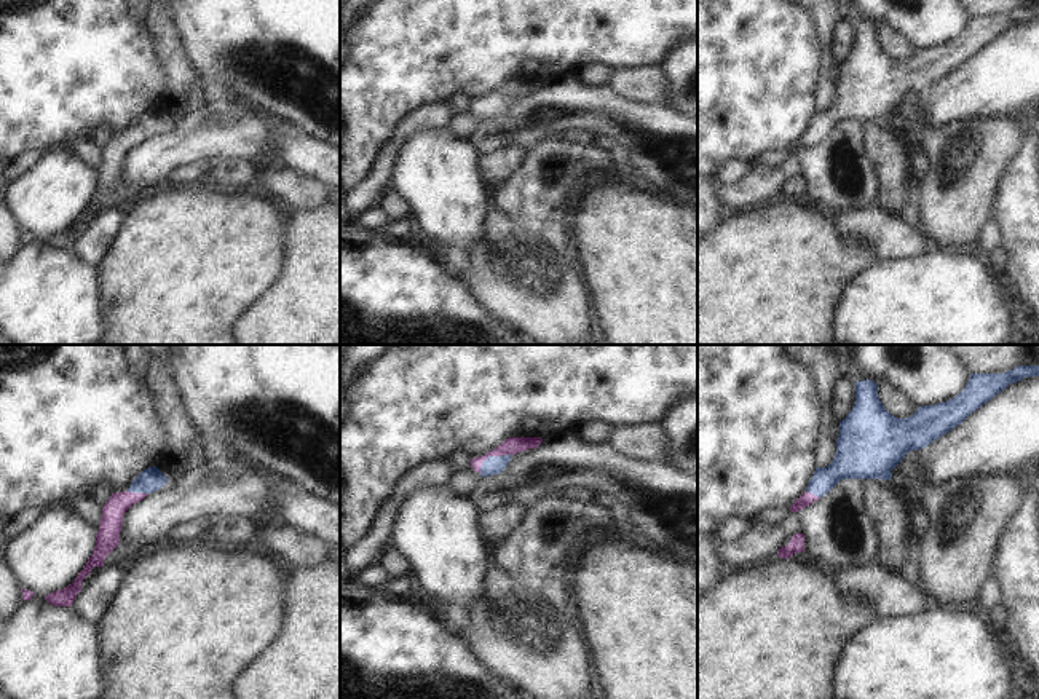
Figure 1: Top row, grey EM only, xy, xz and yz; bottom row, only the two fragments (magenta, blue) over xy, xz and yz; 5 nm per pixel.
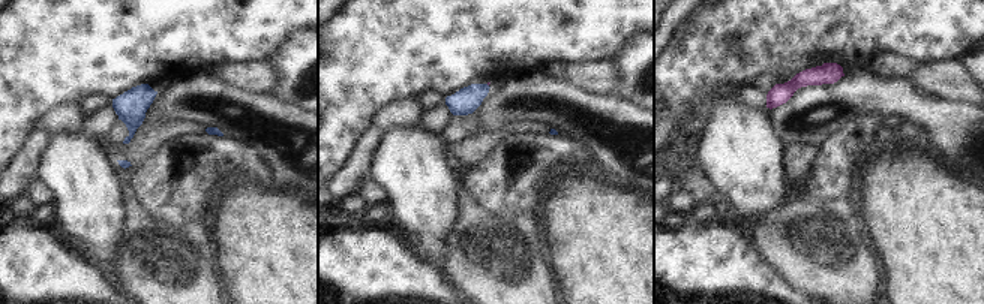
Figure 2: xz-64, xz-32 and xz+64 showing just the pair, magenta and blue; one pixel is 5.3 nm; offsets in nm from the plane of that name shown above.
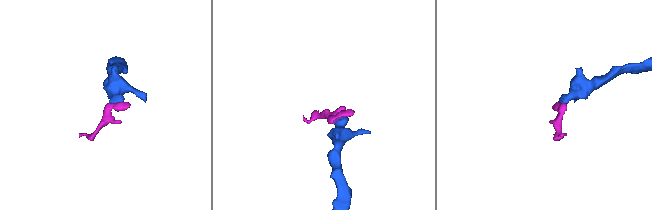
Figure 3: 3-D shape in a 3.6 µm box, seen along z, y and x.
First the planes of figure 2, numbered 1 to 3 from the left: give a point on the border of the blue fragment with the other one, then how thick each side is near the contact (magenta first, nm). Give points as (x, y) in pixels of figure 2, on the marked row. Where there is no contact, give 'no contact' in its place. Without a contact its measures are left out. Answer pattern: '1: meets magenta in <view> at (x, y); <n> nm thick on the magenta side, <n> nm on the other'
1: no contact
2: no contact
3: no contact

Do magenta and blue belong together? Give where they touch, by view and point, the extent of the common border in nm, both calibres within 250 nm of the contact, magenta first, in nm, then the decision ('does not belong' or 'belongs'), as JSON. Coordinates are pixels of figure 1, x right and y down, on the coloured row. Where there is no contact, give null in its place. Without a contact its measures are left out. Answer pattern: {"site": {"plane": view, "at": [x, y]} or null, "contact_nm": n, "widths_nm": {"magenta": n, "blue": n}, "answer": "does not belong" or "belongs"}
{"site": {"plane": "xz", "at": [490, 455]}, "contact_nm": 190, "widths_nm": {"magenta": 90, "blue": 100}, "answer": "belongs"}

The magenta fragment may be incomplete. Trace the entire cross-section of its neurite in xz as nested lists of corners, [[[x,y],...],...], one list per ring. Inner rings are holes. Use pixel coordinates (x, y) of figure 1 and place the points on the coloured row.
[[[509,437],[484,456],[471,458],[471,468],[482,477],[500,474],[504,471],[512,455],[536,448],[541,442],[541,437]]]

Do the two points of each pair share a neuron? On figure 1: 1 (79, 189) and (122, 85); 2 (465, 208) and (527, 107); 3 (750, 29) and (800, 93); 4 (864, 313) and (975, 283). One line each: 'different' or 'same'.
1: different
2: different
3: same
4: same

